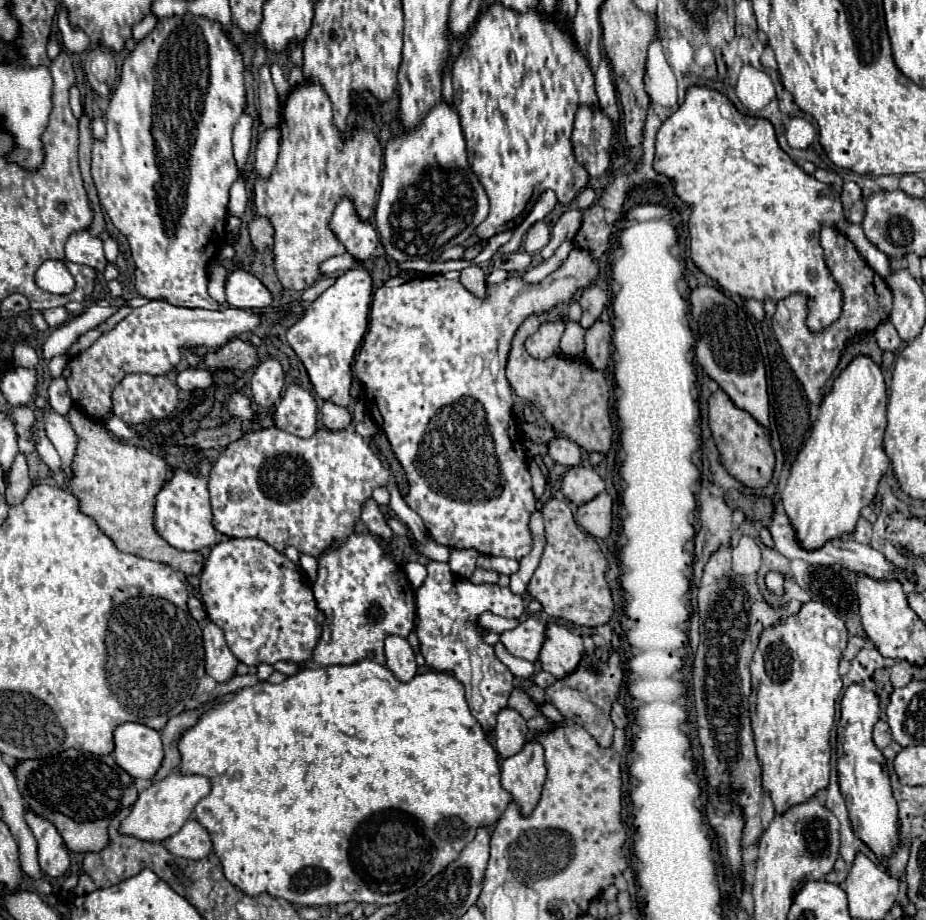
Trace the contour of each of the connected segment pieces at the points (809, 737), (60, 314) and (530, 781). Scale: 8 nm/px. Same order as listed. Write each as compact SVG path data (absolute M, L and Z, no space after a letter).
M808 601L802 609L788 617L784 625L764 629L760 645L750 665L754 677L756 705L750 703L750 719L754 731L754 743L758 761L762 767L762 789L770 793L776 813L786 813L788 807L800 805L812 799L820 789L828 787L830 775L830 731L834 728L834 707L842 691L842 679L838 675L838 663L846 649L848 631L844 623L818 601Z
M64 307L46 309L46 311L42 311L42 315L44 315L44 319L46 319L46 323L48 323L50 327L60 327L60 325L64 325L66 319L68 319L68 311L66 311Z
M528 741L520 753L502 761L502 769L502 787L512 795L512 801L520 805L520 813L528 817L540 801L546 779L544 749L536 741Z

